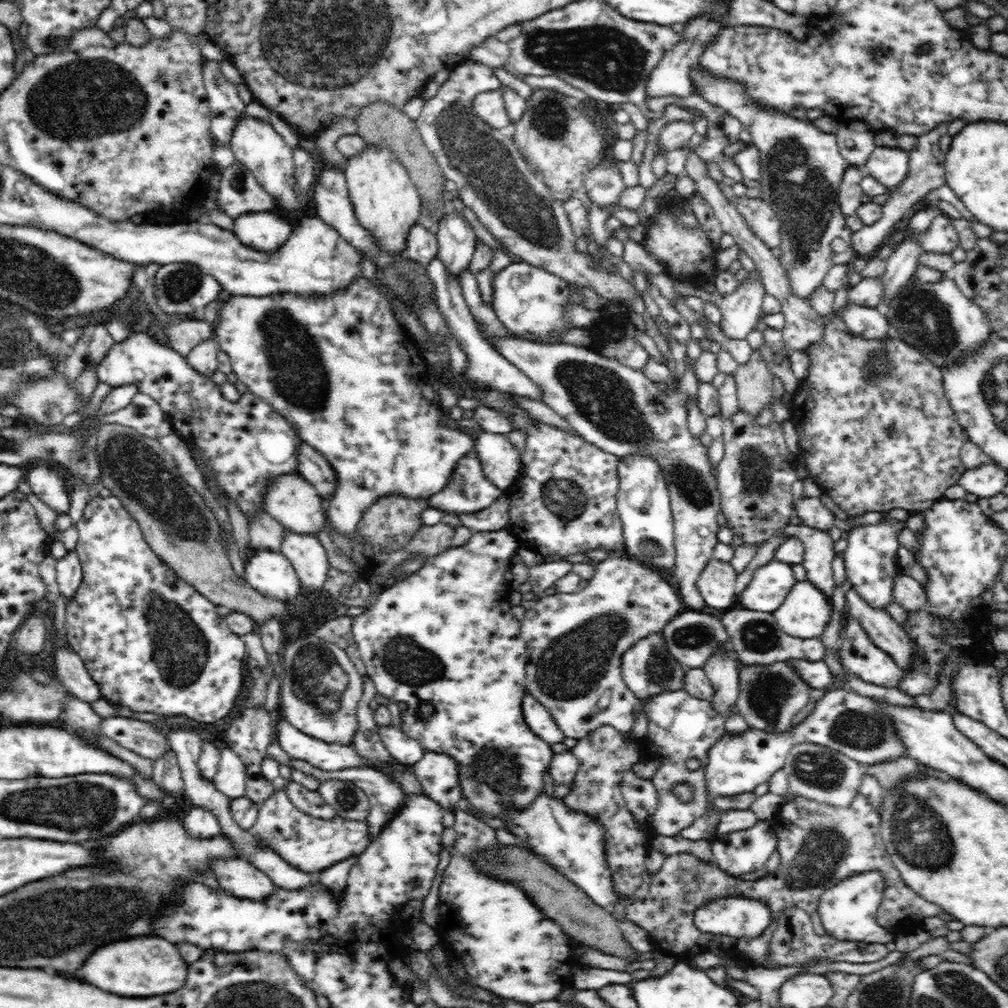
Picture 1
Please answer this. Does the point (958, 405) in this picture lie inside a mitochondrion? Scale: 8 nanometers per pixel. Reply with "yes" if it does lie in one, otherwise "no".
no

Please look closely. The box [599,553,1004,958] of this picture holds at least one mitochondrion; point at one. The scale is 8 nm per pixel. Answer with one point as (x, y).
(914, 825)

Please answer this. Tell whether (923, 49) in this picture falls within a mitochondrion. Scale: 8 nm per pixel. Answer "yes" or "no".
no

